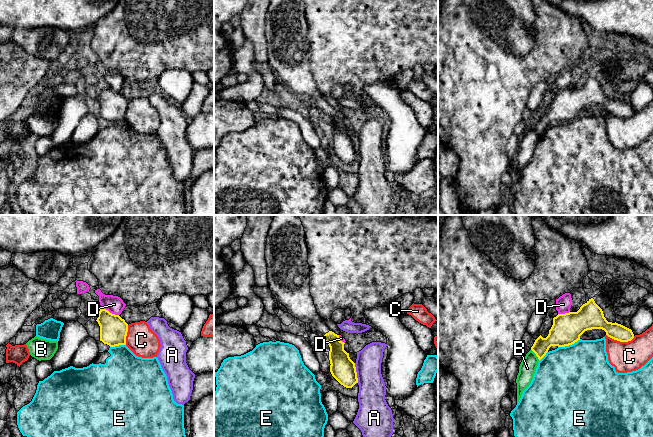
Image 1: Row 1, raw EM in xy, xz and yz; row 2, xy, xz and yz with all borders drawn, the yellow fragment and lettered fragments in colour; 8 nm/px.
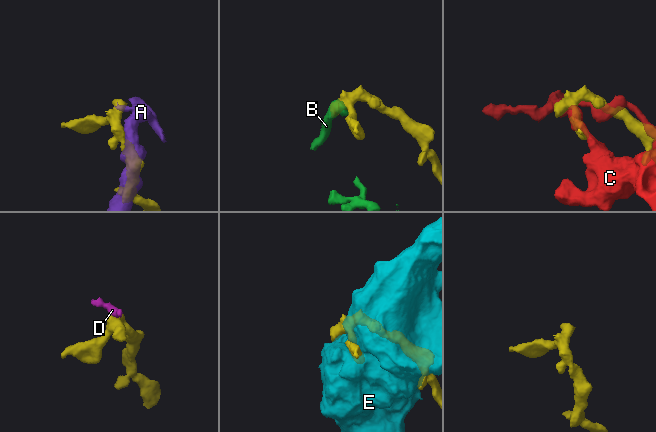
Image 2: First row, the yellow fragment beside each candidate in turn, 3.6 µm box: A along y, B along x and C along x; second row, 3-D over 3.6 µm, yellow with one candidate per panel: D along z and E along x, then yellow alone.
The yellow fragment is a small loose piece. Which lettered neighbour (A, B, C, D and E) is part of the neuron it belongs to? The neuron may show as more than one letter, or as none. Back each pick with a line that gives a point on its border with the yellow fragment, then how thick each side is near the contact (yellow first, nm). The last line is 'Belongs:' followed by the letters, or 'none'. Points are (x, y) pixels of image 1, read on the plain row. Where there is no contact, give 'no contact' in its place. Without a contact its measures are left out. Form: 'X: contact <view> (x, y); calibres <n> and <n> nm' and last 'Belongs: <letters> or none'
Belongs: none

